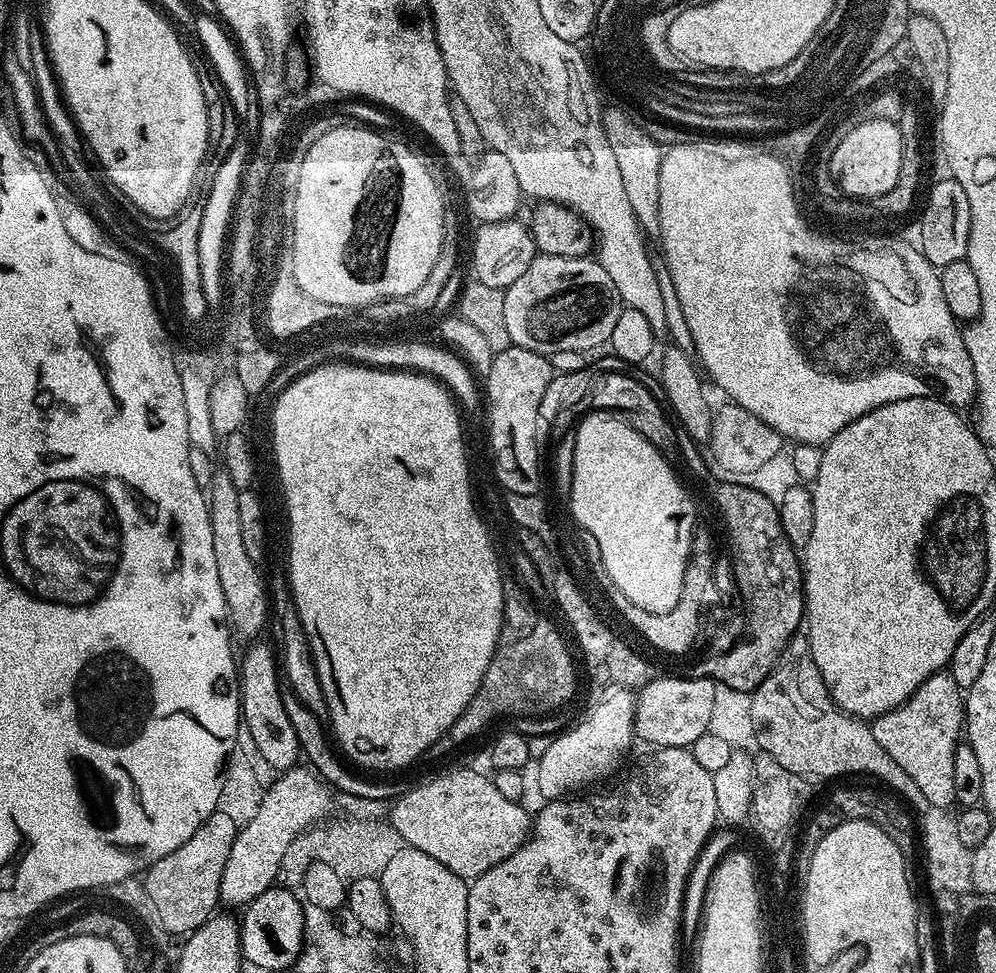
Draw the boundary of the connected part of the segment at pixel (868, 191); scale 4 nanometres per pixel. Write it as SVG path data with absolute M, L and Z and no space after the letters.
M895 120L864 121L850 130L834 150L832 177L841 191L855 198L875 198L886 194L898 182L904 146Z

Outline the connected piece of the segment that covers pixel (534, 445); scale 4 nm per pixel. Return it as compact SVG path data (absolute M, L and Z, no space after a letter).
M515 346L495 355L496 367L492 369L492 380L486 384L486 390L492 393L493 435L501 479L510 488L516 488L516 492L530 492L536 487L535 453L542 446L536 440L542 427L539 406L554 377L552 361L534 350Z

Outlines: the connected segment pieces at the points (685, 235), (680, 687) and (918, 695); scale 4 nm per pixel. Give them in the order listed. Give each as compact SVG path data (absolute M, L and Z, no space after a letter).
M677 142L664 152L660 169L662 175L658 181L658 239L664 247L662 260L667 264L669 274L673 276L674 290L677 291L678 302L681 303L685 322L690 328L696 347L695 357L707 379L722 386L731 403L760 418L785 441L794 440L797 445L823 446L851 420L862 418L862 414L890 402L898 402L902 398L925 396L940 400L943 404L951 404L957 410L964 410L967 404L971 405L975 401L974 362L970 362L970 350L966 350L961 325L946 306L938 269L921 254L919 248L908 245L899 235L869 234L863 243L854 245L838 245L816 239L796 215L784 169L776 160L762 158L742 160L738 164L720 164L712 154L696 152L696 147L691 142Z
M669 674L650 681L638 692L635 735L656 748L691 747L694 741L708 731L715 689L716 684L711 680L685 680L680 674Z
M935 672L905 704L877 716L870 727L874 739L886 753L910 774L910 779L922 790L922 798L933 809L948 810L956 804L954 798L954 750L961 743L965 727L965 693L954 682L951 672Z

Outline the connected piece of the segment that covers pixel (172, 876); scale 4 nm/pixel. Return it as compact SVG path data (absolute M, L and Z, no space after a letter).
M214 811L178 850L158 858L152 867L143 873L146 890L155 903L162 926L169 934L187 934L202 926L217 911L220 904L222 870L226 870L226 858L230 858L230 846L234 842L238 825L229 815Z

